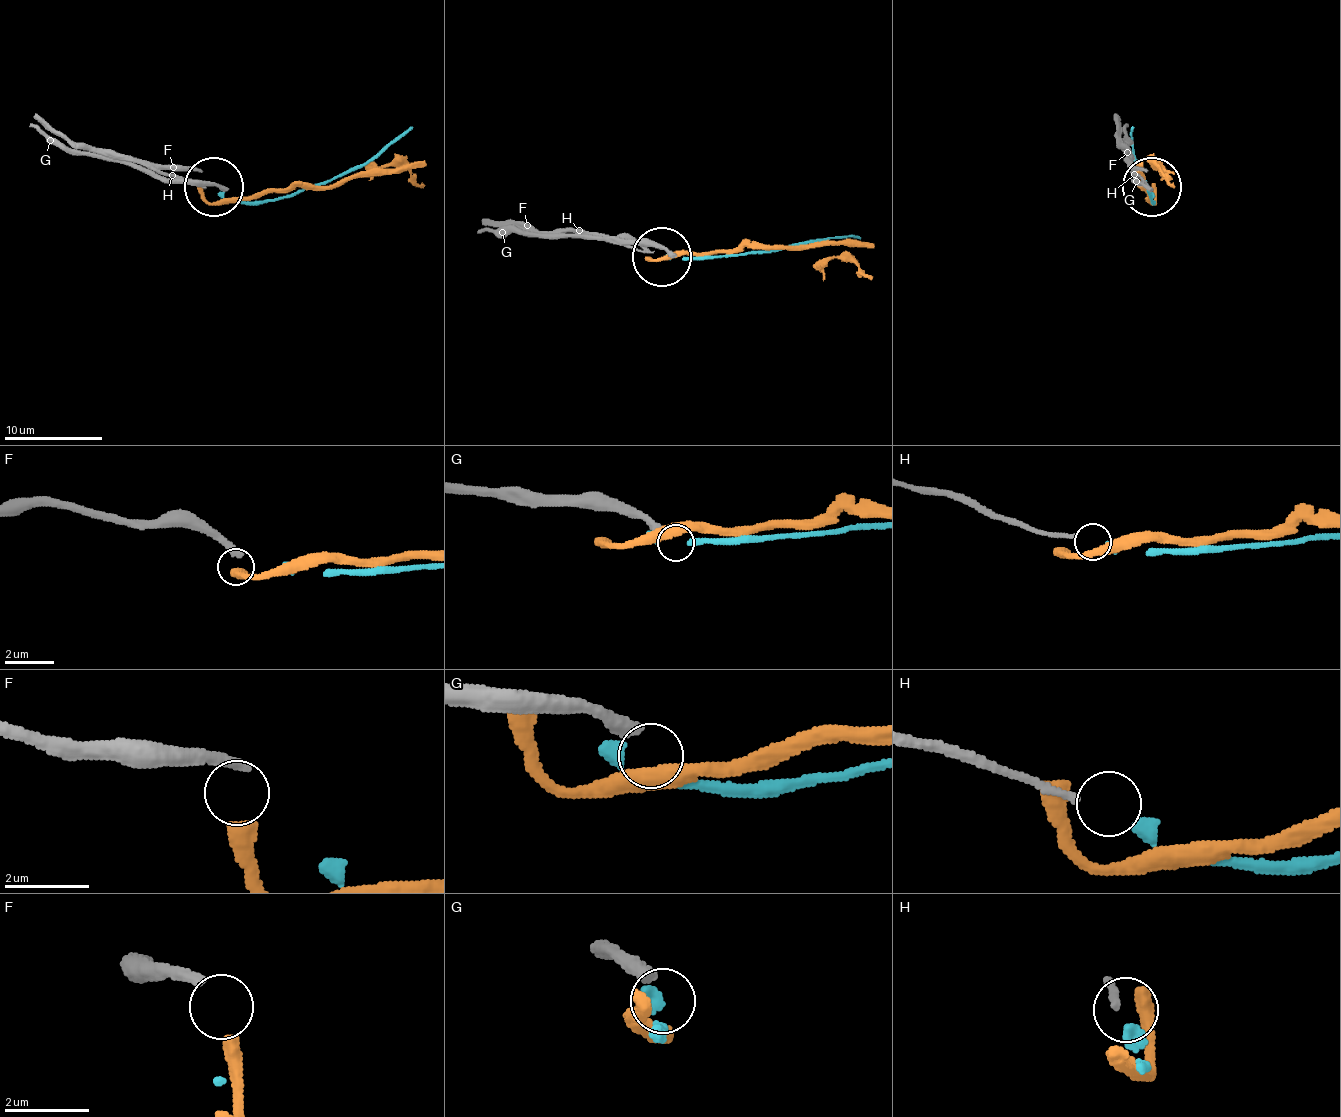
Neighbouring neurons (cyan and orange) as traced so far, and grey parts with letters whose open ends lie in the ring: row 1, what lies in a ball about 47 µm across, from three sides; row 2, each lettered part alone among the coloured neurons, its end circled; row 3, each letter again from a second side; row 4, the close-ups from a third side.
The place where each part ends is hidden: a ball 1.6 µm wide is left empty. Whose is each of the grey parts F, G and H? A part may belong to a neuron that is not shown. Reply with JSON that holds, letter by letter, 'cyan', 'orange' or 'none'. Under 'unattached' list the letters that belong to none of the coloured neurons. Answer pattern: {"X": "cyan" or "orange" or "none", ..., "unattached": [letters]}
{"F": "orange", "G": "none", "H": "cyan", "unattached": ["G"]}

